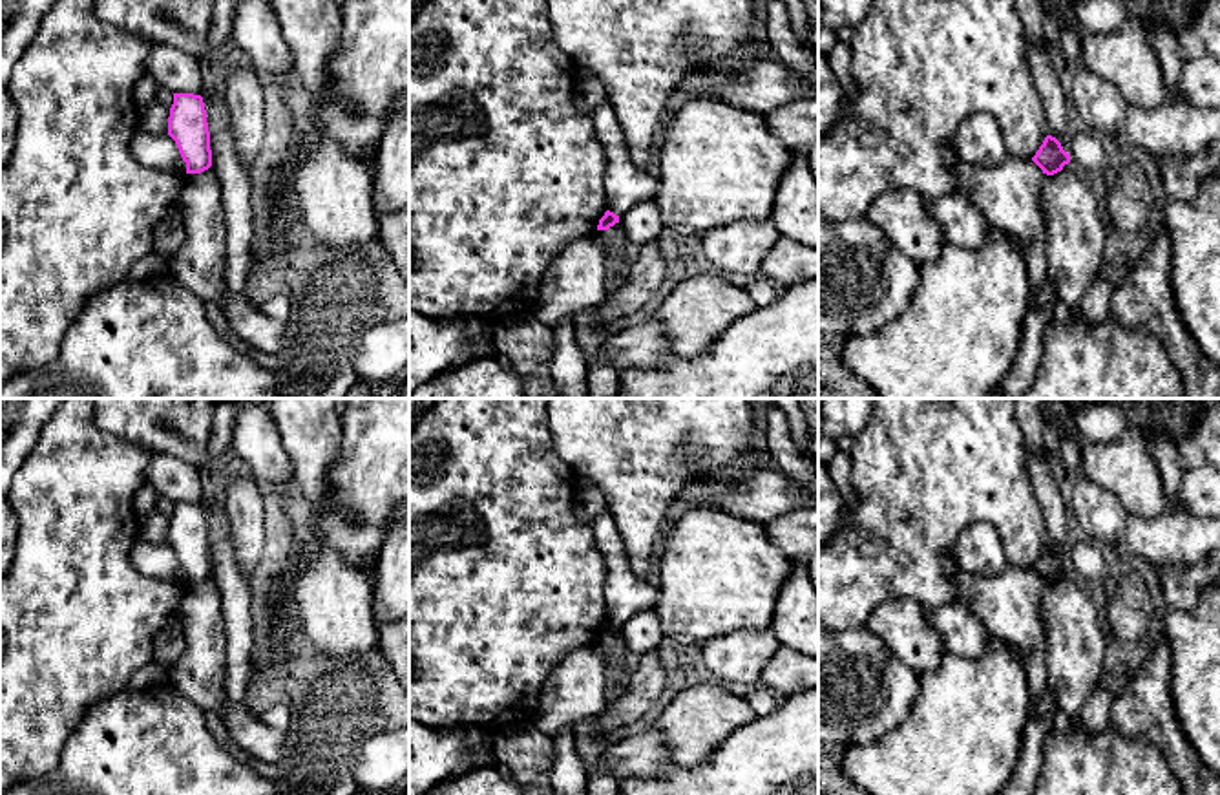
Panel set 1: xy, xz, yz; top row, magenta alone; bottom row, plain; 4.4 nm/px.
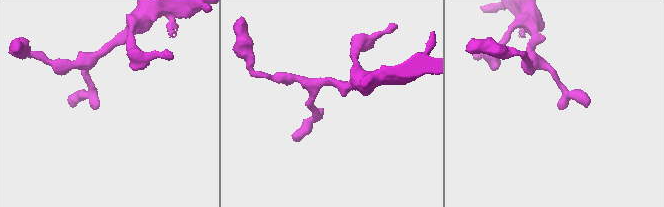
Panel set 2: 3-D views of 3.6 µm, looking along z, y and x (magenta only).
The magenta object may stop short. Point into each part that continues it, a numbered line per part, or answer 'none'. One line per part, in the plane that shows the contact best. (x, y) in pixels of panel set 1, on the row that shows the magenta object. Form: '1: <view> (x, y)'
none

